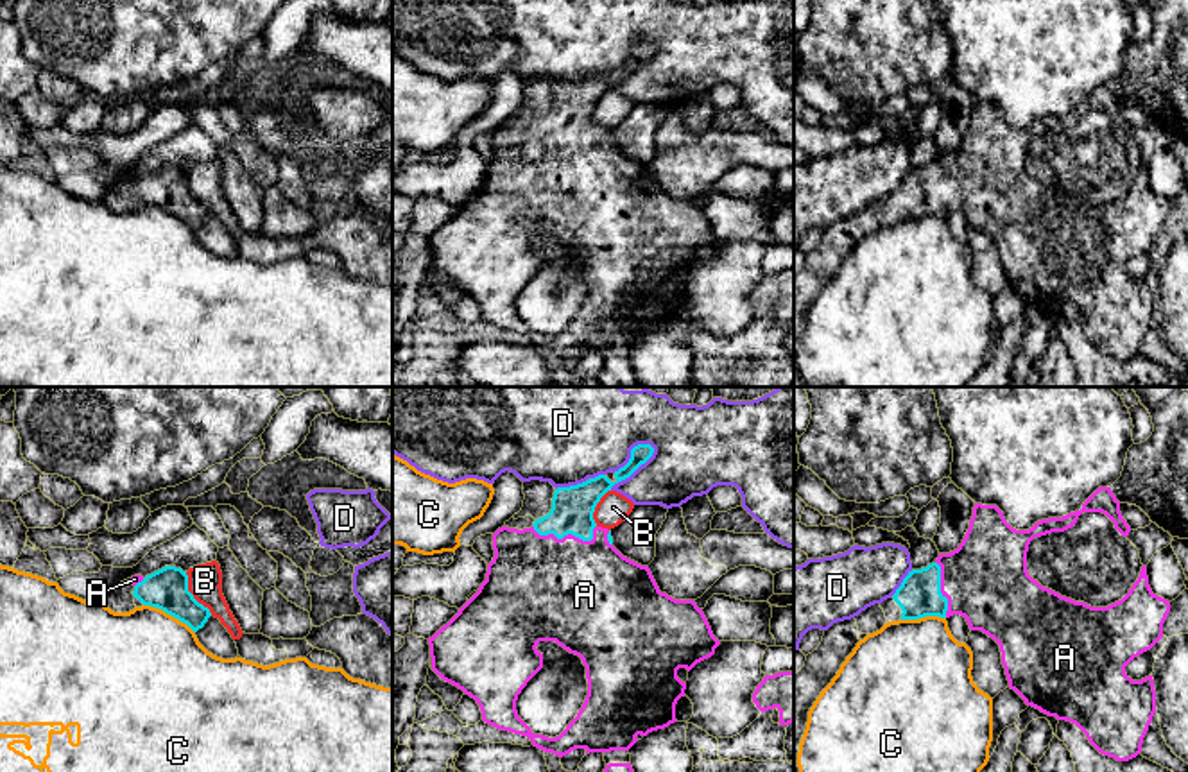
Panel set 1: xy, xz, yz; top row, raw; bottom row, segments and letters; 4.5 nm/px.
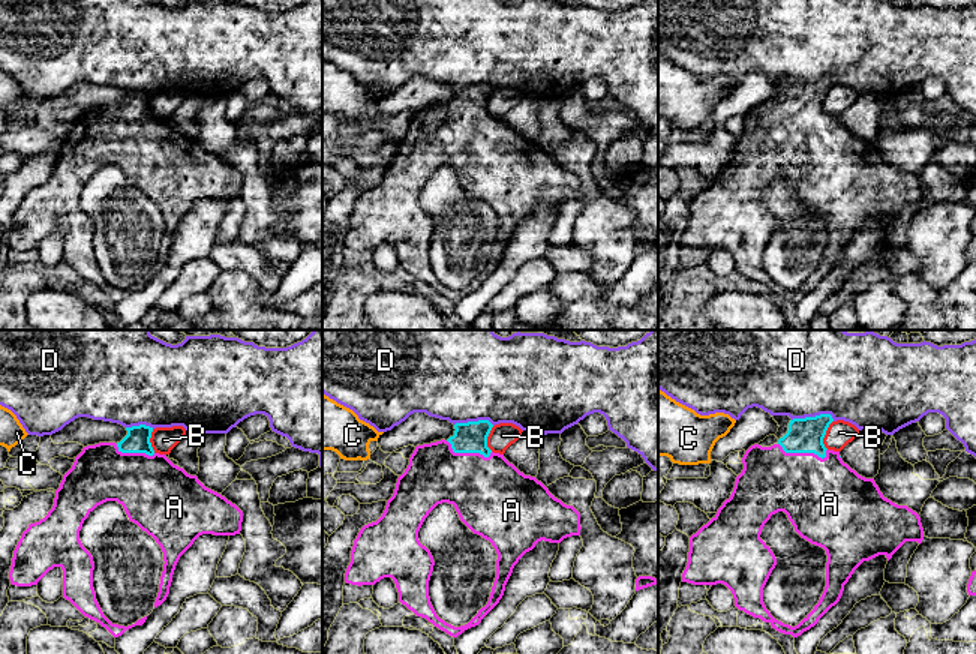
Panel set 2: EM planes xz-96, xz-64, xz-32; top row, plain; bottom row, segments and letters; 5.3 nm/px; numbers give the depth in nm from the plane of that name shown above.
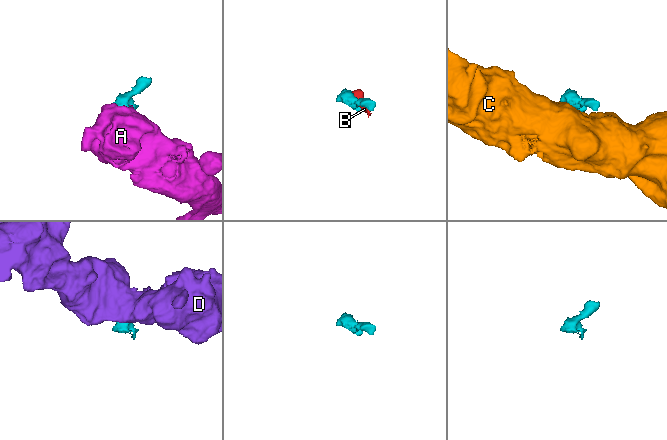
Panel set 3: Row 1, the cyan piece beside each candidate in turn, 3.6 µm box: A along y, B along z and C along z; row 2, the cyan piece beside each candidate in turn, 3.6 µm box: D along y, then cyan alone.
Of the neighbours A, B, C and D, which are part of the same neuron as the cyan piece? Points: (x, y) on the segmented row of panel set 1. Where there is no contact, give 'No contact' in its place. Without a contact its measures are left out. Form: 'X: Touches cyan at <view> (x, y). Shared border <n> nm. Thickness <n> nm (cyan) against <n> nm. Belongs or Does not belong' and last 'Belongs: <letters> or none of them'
A: Touches cyan at xz (567, 534). Shared border 280 nm. Thickness 190 nm (cyan) against 460 nm. Belongs
B: Touches cyan at xy (192, 595). Shared border 240 nm. Thickness 190 nm (cyan) against 150 nm. Does not belong
C: Touches cyan at xy (169, 613). Shared border 260 nm. Thickness 190 nm (cyan) against 480 nm. Does not belong
D: Touches cyan at xz (637, 468). Shared border 280 nm. Thickness 120 nm (cyan) against 380 nm. Does not belong
Belongs: A

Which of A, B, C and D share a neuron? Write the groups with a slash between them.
A / B / C / D

